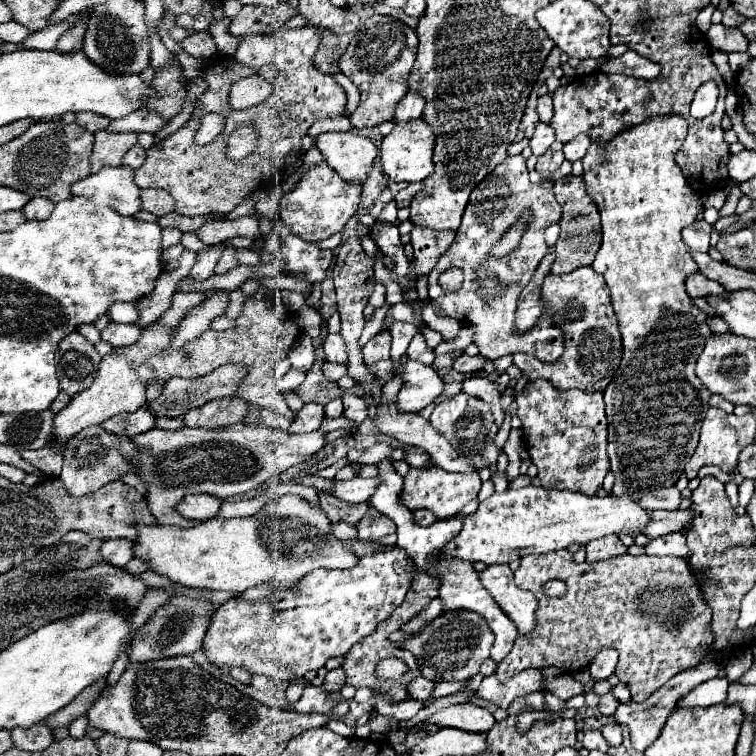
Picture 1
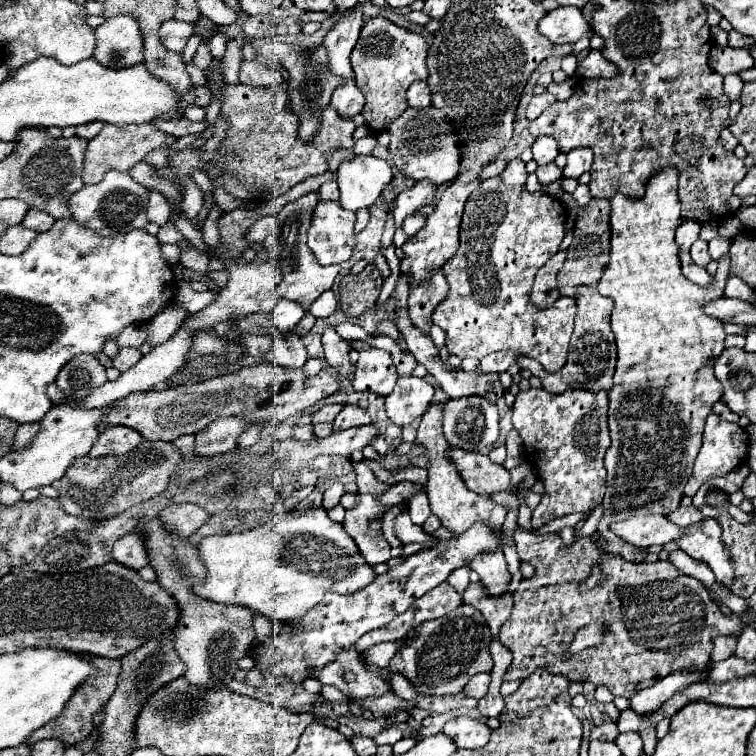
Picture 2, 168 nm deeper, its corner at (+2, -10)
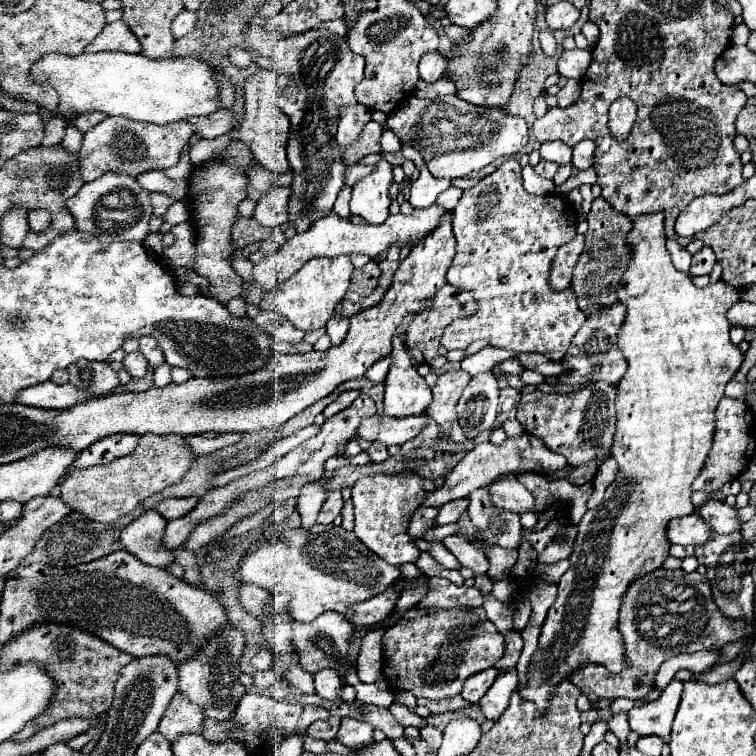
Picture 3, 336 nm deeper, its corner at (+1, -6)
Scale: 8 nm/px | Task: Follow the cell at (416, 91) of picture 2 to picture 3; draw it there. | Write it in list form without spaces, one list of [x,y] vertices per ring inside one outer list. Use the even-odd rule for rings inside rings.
[[[430,51],[430,53],[422,55],[420,77],[430,83],[438,81],[442,77],[442,73],[446,71],[446,63],[448,63],[448,57],[442,51]]]

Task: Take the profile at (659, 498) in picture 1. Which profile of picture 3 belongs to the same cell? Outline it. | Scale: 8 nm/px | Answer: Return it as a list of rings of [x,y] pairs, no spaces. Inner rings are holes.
[[[708,501],[702,509],[698,509],[698,515],[706,519],[706,523],[722,535],[740,531],[742,521],[738,519],[738,511],[734,507],[728,507],[724,501]]]

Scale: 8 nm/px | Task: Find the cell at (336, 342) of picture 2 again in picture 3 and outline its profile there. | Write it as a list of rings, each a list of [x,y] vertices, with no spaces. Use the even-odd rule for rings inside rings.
[[[338,303],[336,313],[332,315],[332,319],[330,319],[328,325],[326,325],[326,331],[328,331],[328,335],[332,337],[332,345],[338,345],[338,343],[344,341],[346,331],[348,331],[348,323],[350,323],[350,319],[342,313],[342,305]]]

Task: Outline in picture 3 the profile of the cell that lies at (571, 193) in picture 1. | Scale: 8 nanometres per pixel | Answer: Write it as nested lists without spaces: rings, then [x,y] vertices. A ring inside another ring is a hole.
[[[602,197],[594,199],[592,211],[588,215],[588,233],[586,233],[586,245],[584,253],[574,267],[574,277],[572,277],[572,291],[578,297],[578,305],[584,311],[584,315],[592,315],[598,307],[608,307],[618,303],[616,287],[628,267],[630,261],[630,245],[626,243],[626,235],[630,233],[632,221],[616,213]]]

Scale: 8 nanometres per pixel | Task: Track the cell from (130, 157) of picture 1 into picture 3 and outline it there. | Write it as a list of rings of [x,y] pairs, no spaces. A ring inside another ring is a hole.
[[[148,171],[148,173],[142,173],[138,177],[138,183],[146,189],[146,191],[156,191],[156,193],[170,193],[174,191],[174,181],[168,179],[162,171]]]

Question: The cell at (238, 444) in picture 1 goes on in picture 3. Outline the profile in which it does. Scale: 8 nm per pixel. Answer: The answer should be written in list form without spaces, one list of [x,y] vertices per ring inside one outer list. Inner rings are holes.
[[[412,415],[412,417],[368,417],[362,421],[358,435],[368,441],[382,441],[384,445],[404,445],[406,441],[414,439],[424,427],[428,419],[424,415]]]

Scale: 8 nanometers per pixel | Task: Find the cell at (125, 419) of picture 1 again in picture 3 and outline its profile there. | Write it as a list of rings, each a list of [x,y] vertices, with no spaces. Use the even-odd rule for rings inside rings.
[[[110,435],[106,439],[100,439],[94,443],[94,447],[86,447],[76,461],[72,463],[72,469],[82,469],[82,467],[92,467],[92,465],[106,465],[112,459],[126,457],[134,451],[138,445],[136,435]]]

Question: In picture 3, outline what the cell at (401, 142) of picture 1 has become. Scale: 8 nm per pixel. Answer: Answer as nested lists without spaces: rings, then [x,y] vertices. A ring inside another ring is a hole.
[[[412,95],[388,115],[386,123],[402,143],[416,147],[424,155],[426,167],[440,179],[468,177],[498,157],[516,155],[528,143],[528,125],[520,115],[508,113],[506,107],[466,103],[456,95],[436,97],[432,101]]]

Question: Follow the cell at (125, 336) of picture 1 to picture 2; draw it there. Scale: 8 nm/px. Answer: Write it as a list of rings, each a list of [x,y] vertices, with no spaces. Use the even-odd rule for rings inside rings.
[[[123,347],[119,349],[119,353],[111,359],[113,361],[113,367],[119,369],[119,371],[127,371],[129,367],[133,367],[139,359],[141,359],[141,351],[137,347]]]

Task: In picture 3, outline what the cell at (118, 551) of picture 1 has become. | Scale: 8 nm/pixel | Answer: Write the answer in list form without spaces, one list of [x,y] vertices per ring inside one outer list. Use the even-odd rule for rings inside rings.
[[[154,509],[142,513],[122,531],[120,539],[124,549],[148,565],[166,569],[174,563],[174,555],[166,549],[160,549],[160,539],[164,535],[166,523],[168,521],[162,519],[162,515]]]

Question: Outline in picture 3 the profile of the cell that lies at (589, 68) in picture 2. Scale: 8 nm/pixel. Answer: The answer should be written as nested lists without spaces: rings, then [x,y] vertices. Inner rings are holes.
[[[572,49],[562,51],[558,59],[558,73],[568,79],[580,79],[592,61],[590,49]]]

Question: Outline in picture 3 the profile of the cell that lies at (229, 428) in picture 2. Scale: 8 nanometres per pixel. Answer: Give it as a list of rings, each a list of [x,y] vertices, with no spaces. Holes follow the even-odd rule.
[[[142,435],[132,455],[114,459],[110,465],[94,465],[90,469],[72,469],[62,487],[62,501],[100,523],[114,523],[130,513],[146,497],[178,483],[190,469],[196,453],[186,447],[182,435]]]

